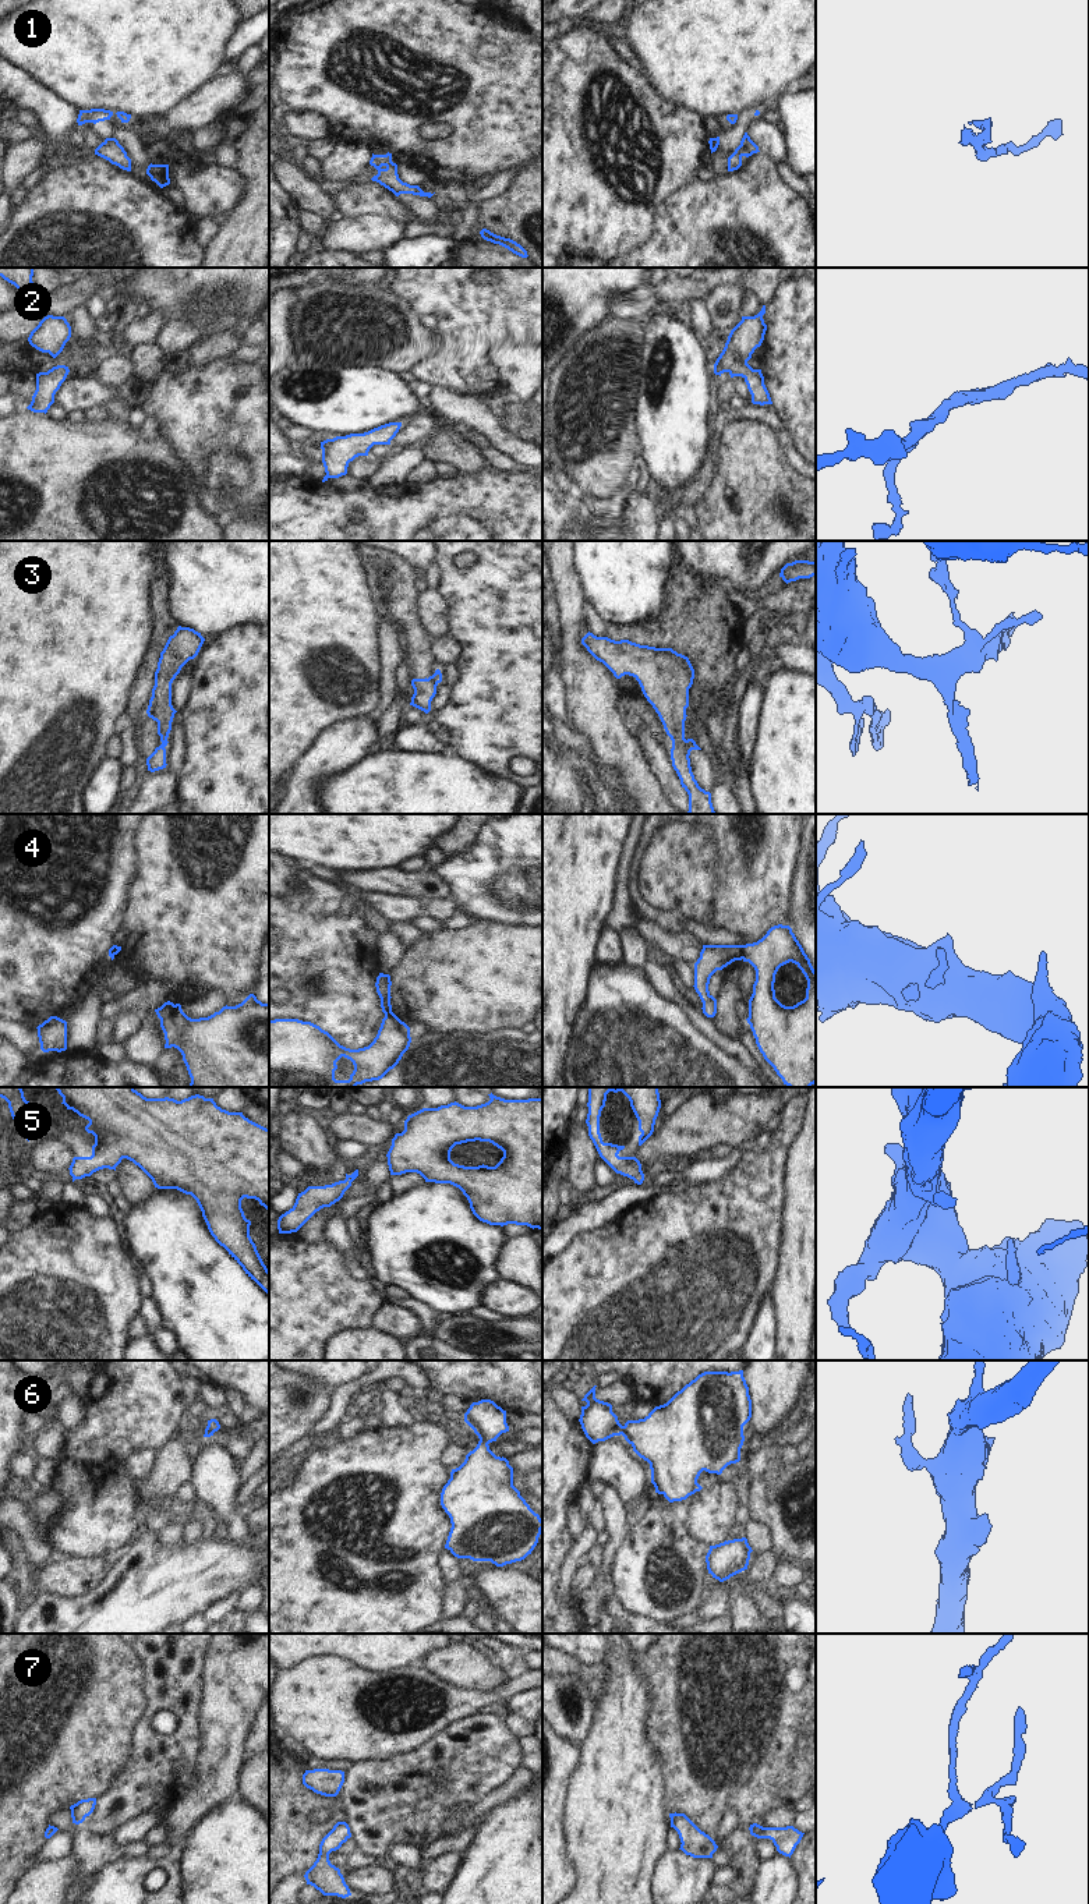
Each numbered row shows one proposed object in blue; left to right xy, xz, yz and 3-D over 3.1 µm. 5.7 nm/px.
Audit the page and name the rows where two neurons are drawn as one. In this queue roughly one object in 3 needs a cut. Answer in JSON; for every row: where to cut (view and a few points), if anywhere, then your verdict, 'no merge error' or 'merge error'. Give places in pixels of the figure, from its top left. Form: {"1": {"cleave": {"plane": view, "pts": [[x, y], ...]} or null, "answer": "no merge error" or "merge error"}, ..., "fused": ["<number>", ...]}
{"1": {"cleave": null, "answer": "no merge error"}, "2": {"cleave": null, "answer": "no merge error"}, "3": {"cleave": null, "answer": "no merge error"}, "4": {"cleave": null, "answer": "no merge error"}, "5": {"cleave": null, "answer": "no merge error"}, "6": {"cleave": null, "answer": "no merge error"}, "7": {"cleave": null, "answer": "no merge error"}, "fused": []}

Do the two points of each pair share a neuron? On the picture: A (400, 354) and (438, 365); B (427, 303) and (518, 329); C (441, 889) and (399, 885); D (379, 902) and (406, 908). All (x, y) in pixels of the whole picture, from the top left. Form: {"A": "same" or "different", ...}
{"A": "different", "B": "same", "C": "same", "D": "same"}

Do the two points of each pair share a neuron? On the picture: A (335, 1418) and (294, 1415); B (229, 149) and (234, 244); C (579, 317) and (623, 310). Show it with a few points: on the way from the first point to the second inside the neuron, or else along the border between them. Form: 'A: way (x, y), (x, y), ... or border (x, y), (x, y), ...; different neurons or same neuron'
A: border (333, 1390), (328, 1412), (300, 1440); different neurons
B: border (223, 140), (236, 148), (237, 158), (234, 163); different neurons
C: border (632, 290), (615, 293), (610, 298), (608, 312); different neurons

